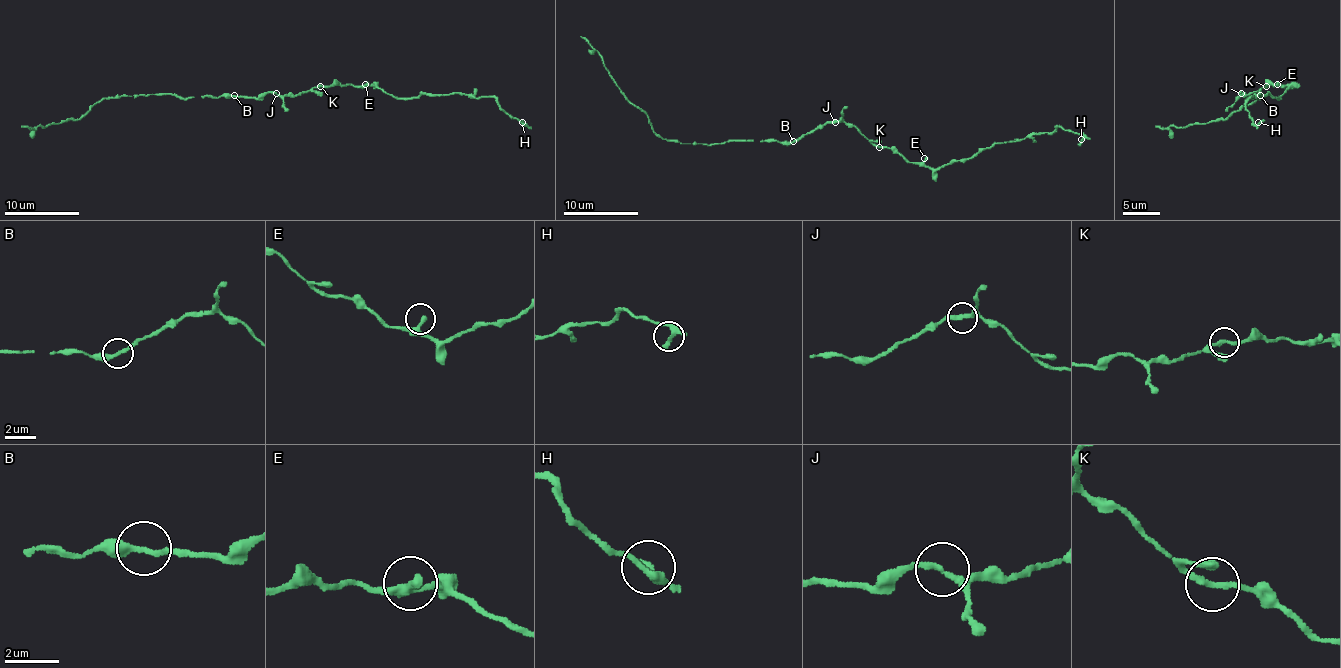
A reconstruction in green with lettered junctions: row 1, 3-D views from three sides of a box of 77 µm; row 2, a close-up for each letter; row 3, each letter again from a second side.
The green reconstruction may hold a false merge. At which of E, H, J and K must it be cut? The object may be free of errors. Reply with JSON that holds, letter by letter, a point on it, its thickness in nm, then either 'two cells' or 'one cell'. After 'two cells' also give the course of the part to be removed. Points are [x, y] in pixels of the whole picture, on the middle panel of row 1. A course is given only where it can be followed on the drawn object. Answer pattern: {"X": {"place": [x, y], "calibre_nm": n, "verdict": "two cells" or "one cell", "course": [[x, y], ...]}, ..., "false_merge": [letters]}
{"E": {"place": [924, 158], "calibre_nm": 260, "verdict": "one cell"}, "H": {"place": [1081, 139], "calibre_nm": 260, "verdict": "one cell"}, "J": {"place": [835, 122], "calibre_nm": 240, "verdict": "one cell"}, "K": {"place": [879, 147], "calibre_nm": 200, "verdict": "one cell"}, "false_merge": []}

